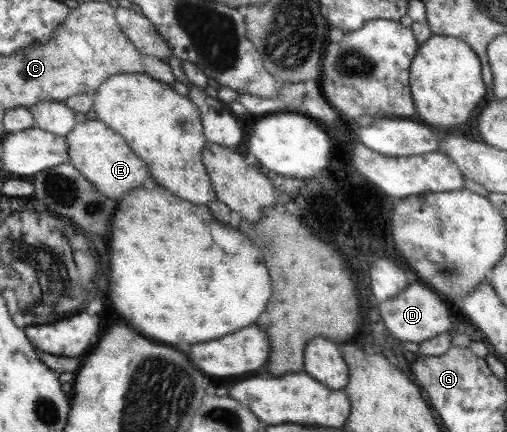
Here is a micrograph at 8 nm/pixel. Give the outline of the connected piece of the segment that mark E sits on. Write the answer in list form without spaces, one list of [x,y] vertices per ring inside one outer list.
[[[86,119],[76,122],[73,129],[64,135],[67,144],[68,161],[94,189],[106,195],[109,199],[118,200],[128,191],[142,187],[143,181],[150,177],[150,173],[126,141],[102,121]]]

